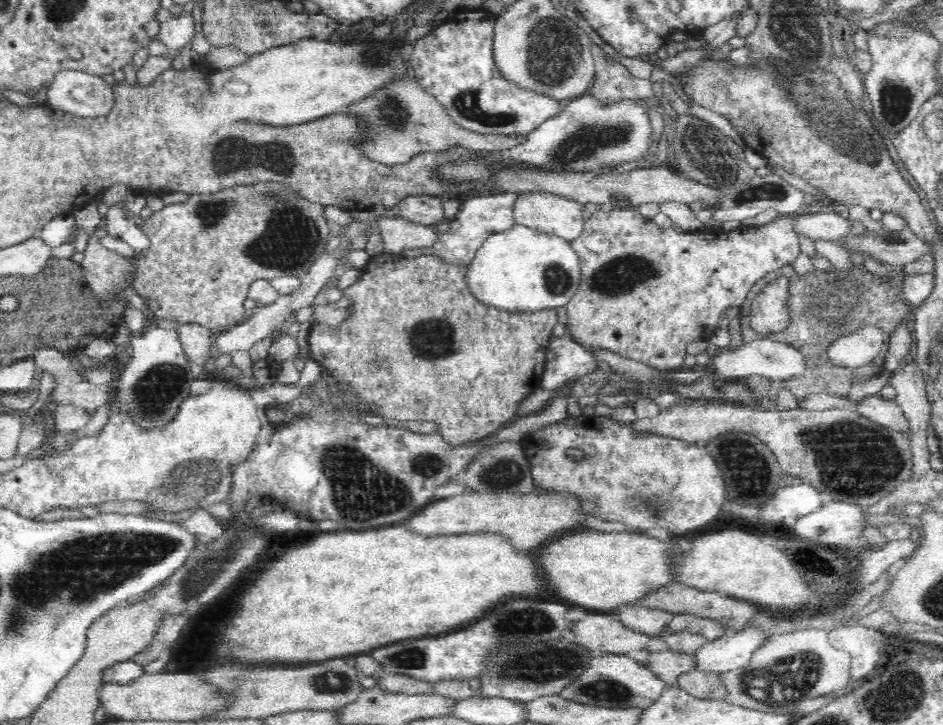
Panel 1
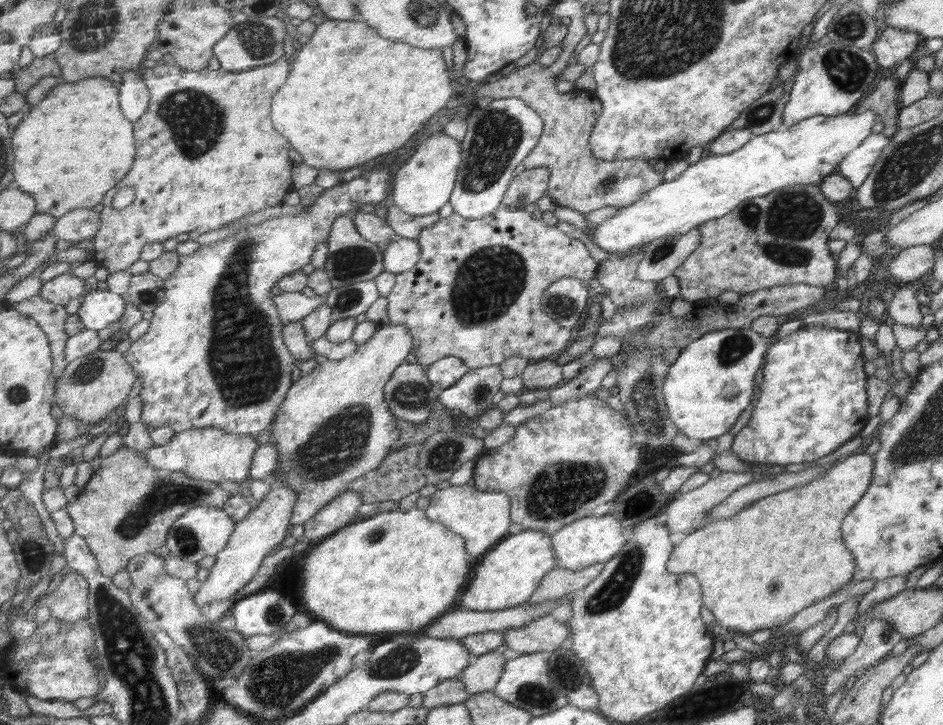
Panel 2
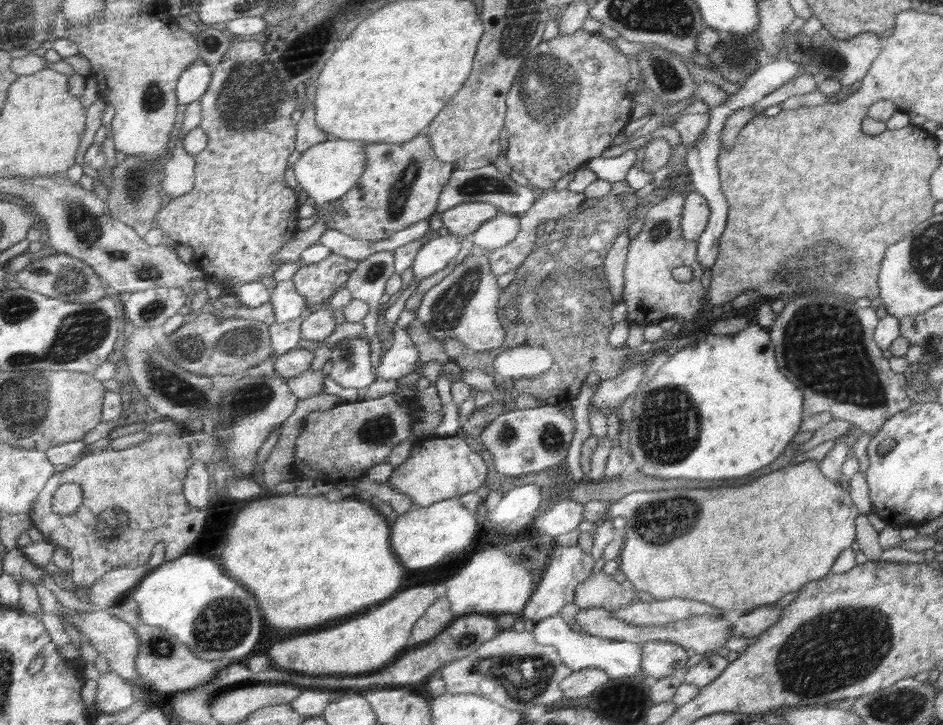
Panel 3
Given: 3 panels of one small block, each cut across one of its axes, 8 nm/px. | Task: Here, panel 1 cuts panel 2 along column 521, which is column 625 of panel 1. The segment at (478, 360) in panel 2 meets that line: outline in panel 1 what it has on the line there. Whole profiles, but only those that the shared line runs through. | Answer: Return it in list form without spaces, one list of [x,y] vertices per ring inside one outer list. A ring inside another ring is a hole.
[[[601,209],[594,212],[583,224],[583,231],[577,239],[571,243],[571,247],[579,258],[579,267],[581,268],[580,285],[578,292],[572,297],[568,304],[565,304],[568,316],[567,330],[568,336],[578,344],[586,348],[598,347],[612,351],[629,359],[639,360],[644,364],[654,366],[663,372],[671,372],[683,369],[684,356],[686,356],[686,346],[696,340],[704,340],[706,336],[714,334],[718,329],[720,316],[726,312],[726,308],[739,308],[745,303],[746,296],[750,294],[751,289],[766,276],[768,272],[774,272],[778,268],[784,268],[788,264],[793,264],[798,258],[800,251],[800,242],[798,235],[794,232],[793,222],[800,212],[792,215],[780,215],[777,219],[769,222],[767,225],[758,227],[737,228],[733,231],[713,233],[699,233],[681,231],[669,228],[660,228],[650,219],[640,215],[638,211],[626,209],[612,209],[610,212],[603,212]]]

